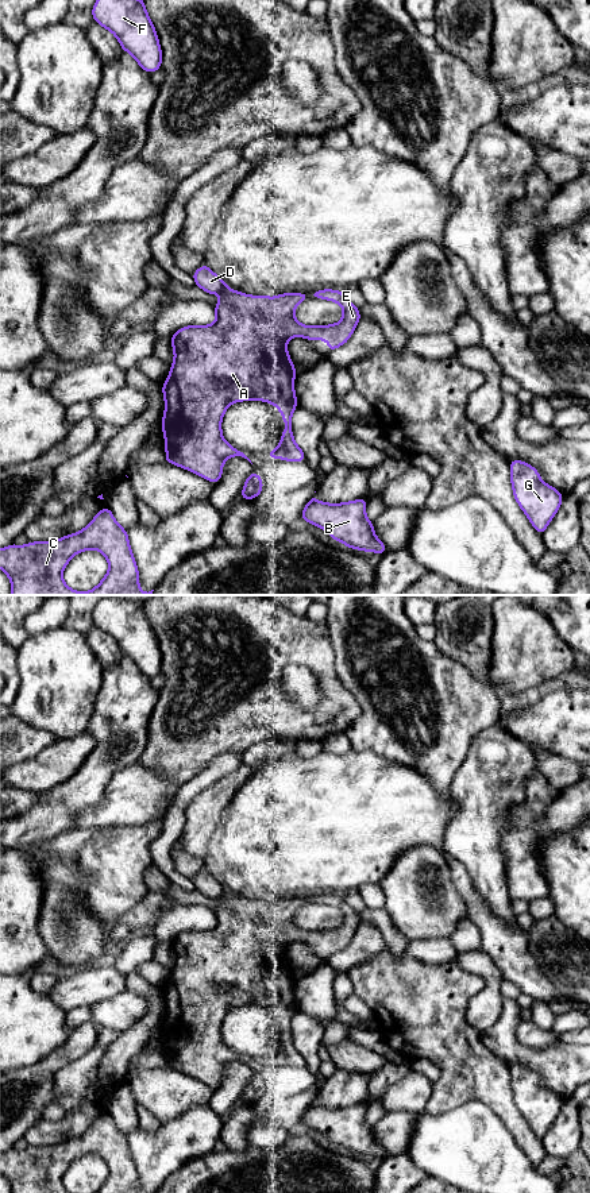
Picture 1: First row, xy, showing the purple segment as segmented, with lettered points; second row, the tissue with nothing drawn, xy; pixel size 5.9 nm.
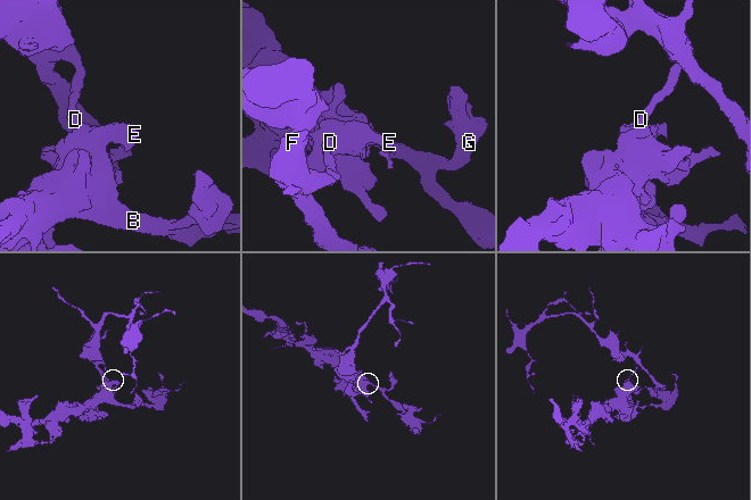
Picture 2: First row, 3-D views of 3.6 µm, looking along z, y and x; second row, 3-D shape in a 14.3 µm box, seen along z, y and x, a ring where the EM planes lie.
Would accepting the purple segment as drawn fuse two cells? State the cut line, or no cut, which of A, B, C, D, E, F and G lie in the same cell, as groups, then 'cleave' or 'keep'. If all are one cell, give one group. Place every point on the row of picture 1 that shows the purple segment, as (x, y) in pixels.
xy (228, 289), (222, 294) | A B C E G / D F | cleave

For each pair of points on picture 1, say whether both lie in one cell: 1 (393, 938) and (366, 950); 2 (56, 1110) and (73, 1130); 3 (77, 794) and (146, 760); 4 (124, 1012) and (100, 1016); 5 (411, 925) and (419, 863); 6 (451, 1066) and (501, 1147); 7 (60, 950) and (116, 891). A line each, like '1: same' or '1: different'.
1: different
2: different
3: different
4: same
5: same
6: different
7: different

